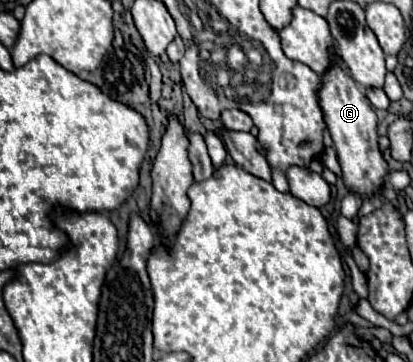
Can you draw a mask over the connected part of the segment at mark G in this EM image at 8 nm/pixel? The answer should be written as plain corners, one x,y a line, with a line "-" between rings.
337,53
331,55
331,65
321,75
321,87
317,91
317,99
323,111
327,129
331,133
331,139
335,143
335,151
337,151
337,157
343,169
345,185
367,197
375,195
387,177
387,163
383,161
379,145
377,145
377,137
379,137
377,115
371,109
371,103
365,97
365,93
351,79
343,59

